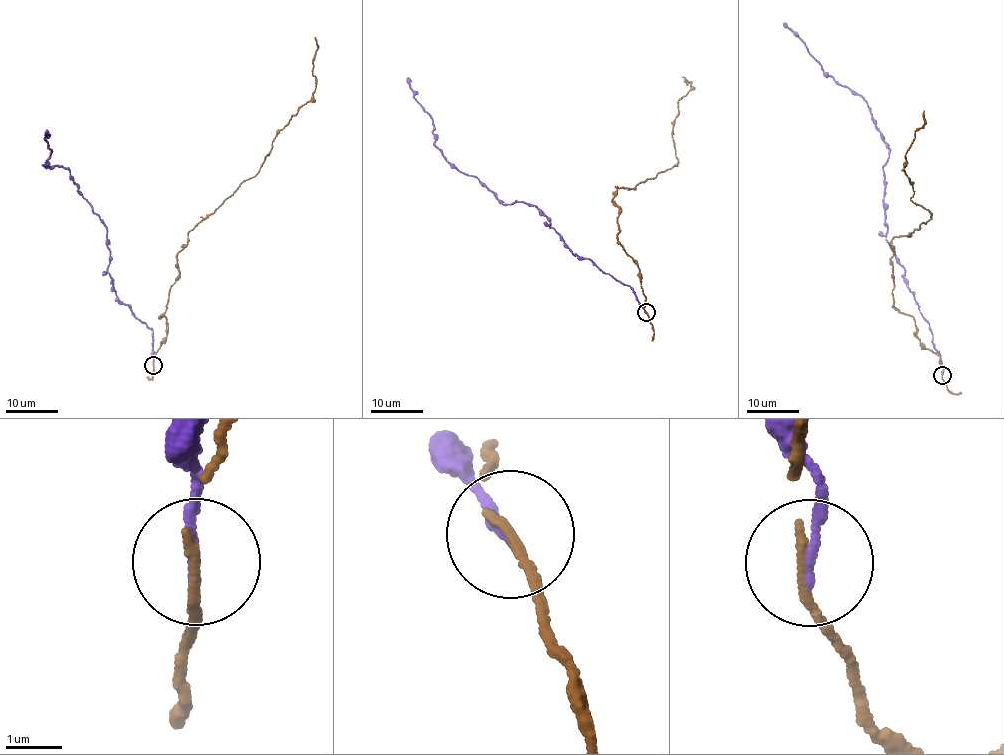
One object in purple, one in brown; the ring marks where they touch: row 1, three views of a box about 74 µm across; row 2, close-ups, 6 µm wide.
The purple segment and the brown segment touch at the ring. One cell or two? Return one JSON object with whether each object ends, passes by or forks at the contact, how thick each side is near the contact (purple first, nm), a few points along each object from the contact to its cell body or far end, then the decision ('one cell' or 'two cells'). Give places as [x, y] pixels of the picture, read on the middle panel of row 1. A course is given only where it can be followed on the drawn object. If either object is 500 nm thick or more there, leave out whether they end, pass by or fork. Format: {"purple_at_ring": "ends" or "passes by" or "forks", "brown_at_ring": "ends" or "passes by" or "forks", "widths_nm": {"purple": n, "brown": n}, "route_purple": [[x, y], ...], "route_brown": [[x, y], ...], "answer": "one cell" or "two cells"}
{"purple_at_ring": "ends", "brown_at_ring": "ends", "widths_nm": {"purple": 190, "brown": 180}, "route_purple": [[646, 312], [630, 286], [573, 255], [536, 204], [501, 202], [454, 167], [435, 146], [432, 118], [408, 77]], "route_brown": [[646, 312], [612, 200], [616, 186], [635, 188], [676, 165], [672, 124], [691, 83], [682, 77]], "answer": "two cells"}

